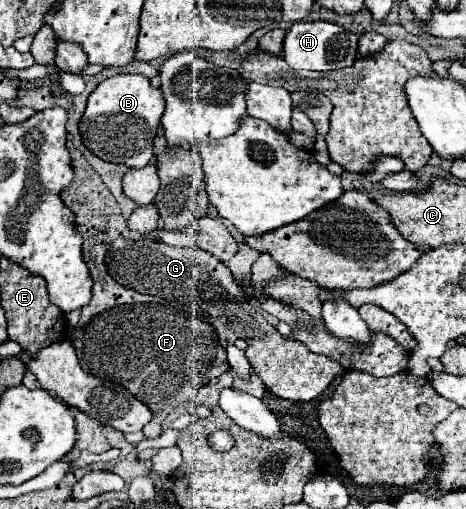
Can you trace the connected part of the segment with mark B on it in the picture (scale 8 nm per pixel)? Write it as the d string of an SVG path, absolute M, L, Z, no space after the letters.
M118 74L98 84L90 94L86 112L80 120L80 134L90 152L102 160L144 168L154 158L154 138L164 112L164 96L146 76Z

